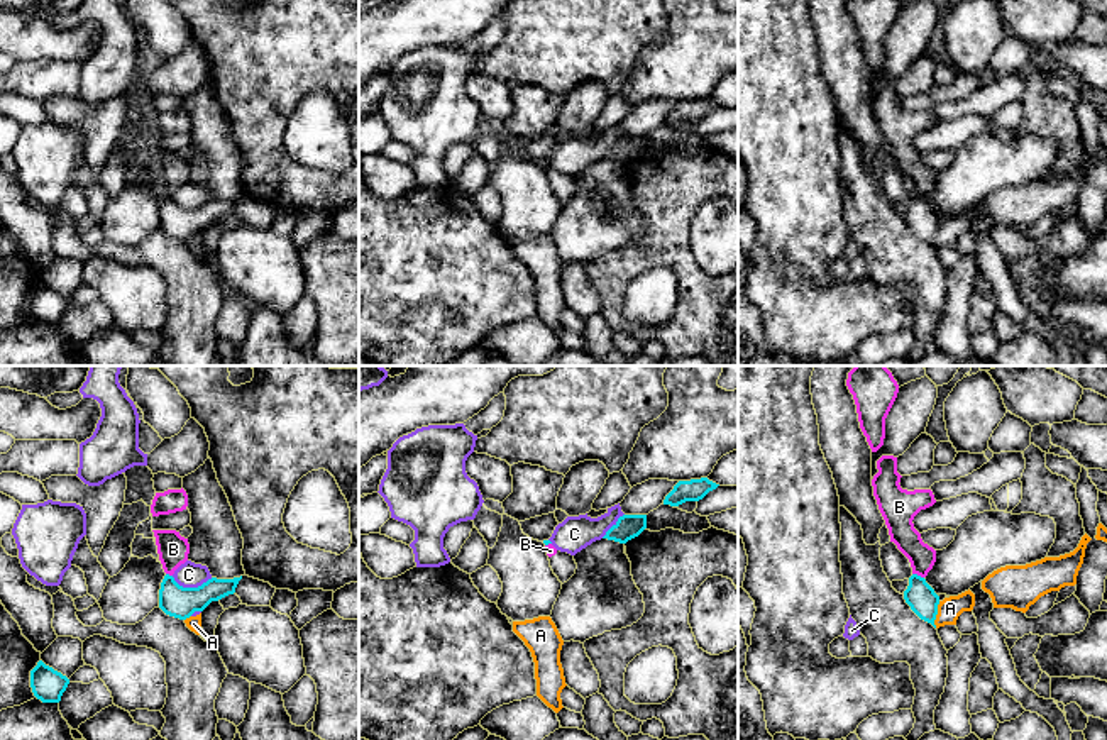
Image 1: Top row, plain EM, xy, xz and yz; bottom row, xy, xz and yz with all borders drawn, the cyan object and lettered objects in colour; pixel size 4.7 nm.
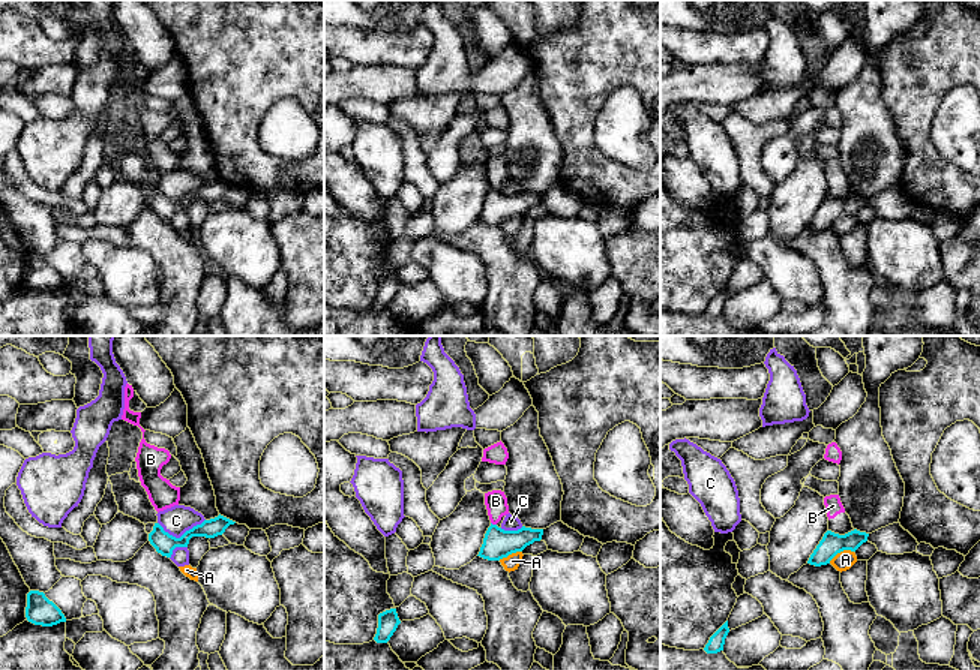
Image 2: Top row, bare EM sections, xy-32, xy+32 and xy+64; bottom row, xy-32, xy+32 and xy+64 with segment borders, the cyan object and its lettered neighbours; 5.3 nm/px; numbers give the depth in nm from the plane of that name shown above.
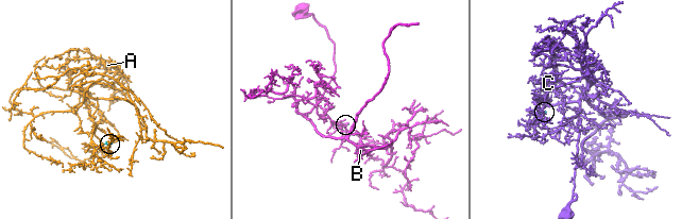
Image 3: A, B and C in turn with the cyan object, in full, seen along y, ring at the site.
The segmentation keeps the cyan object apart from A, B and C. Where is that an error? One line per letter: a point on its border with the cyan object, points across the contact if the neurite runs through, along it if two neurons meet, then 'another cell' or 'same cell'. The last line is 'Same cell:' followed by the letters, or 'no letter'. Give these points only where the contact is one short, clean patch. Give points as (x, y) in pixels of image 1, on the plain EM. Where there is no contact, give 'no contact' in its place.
A: meets cyan in yz at (936, 234); border along yz (940, 222), (935, 248); another cell
B: meets cyan in yz at (916, 195); border along yz (913, 193), (923, 198); another cell
C: meets cyan in xy at (192, 209); border along xy (171, 197), (183, 207), (200, 207), (212, 198); another cell
Same cell: no letter

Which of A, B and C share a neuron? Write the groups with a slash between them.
A / B / C

